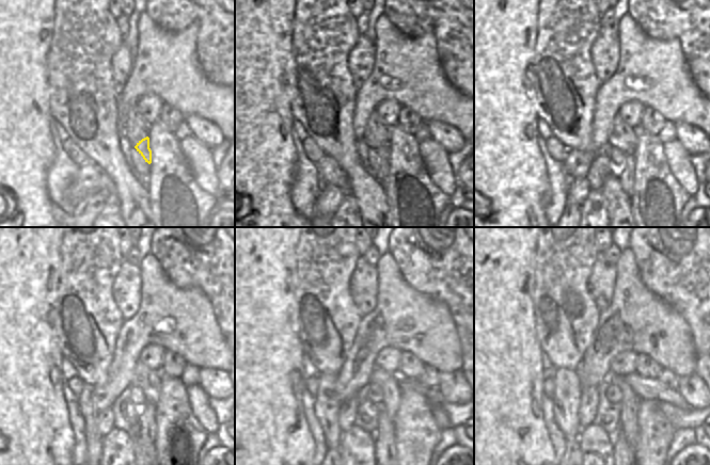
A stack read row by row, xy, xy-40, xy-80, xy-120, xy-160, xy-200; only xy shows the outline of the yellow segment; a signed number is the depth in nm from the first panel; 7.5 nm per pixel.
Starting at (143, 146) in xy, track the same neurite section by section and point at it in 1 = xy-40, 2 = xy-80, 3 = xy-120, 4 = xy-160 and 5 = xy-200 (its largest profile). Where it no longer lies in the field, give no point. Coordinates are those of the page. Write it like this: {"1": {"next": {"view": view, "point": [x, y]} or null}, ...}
{"1": {"next": {"view": "xy-40", "point": [384, 153]}}, "2": {"next": {"view": "xy-80", "point": [626, 177]}}, "3": {"next": {"view": "xy-120", "point": [147, 418]}}, "4": {"next": {"view": "xy-160", "point": [384, 442]}}, "5": {"next": {"view": "xy-200", "point": [619, 444]}}}

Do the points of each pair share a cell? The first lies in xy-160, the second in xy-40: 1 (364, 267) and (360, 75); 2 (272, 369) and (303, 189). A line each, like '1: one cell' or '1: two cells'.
1: one cell
2: two cells

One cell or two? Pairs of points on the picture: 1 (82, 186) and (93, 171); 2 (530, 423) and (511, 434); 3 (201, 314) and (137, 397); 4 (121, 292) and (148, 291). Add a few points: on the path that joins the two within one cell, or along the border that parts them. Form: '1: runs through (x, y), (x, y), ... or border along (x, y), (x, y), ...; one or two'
1: runs through (85, 182), (90, 174); one
2: runs through (525, 423), (522, 423), (516, 430); one
3: border along (131, 383), (128, 386); two
4: border along (138, 267), (140, 303), (132, 315); two

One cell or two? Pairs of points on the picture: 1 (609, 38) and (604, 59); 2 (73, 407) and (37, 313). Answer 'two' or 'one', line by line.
1: one
2: two

